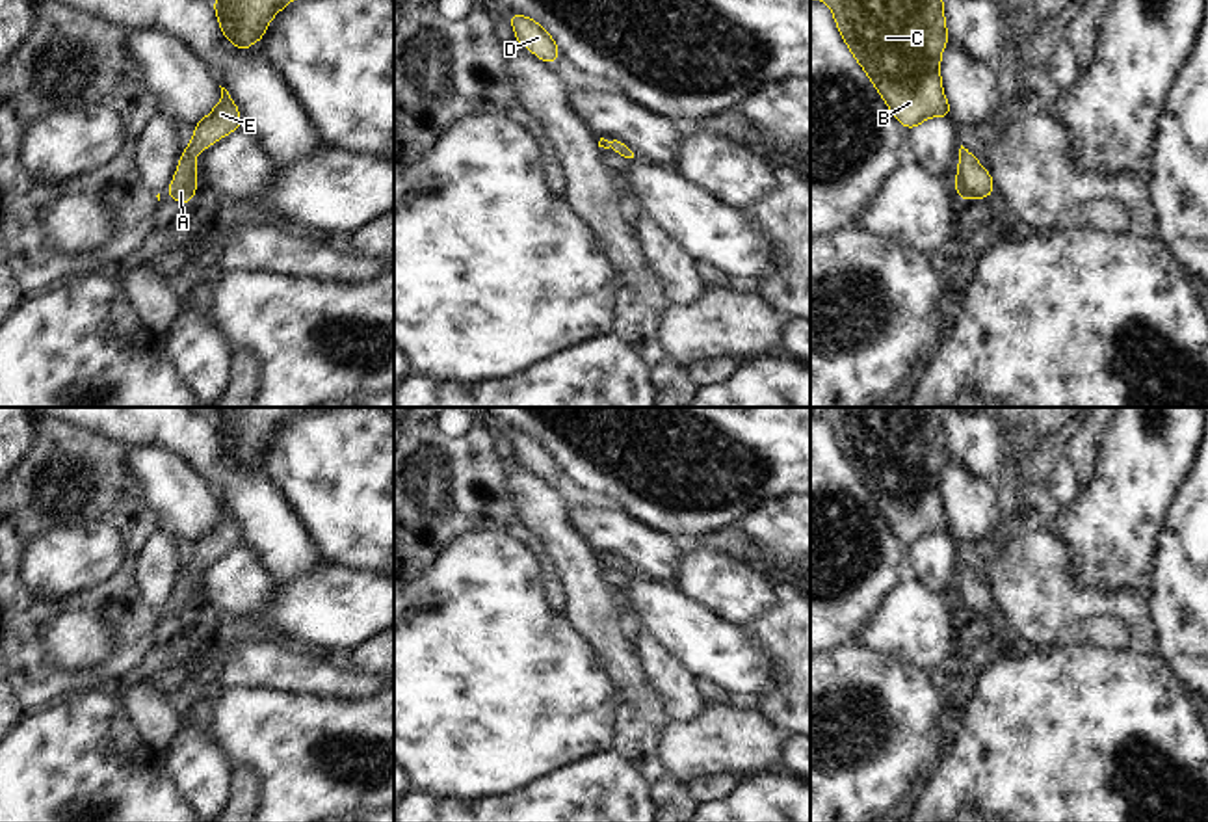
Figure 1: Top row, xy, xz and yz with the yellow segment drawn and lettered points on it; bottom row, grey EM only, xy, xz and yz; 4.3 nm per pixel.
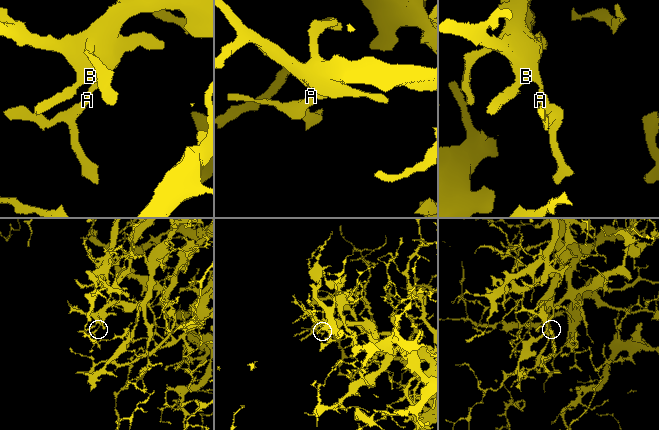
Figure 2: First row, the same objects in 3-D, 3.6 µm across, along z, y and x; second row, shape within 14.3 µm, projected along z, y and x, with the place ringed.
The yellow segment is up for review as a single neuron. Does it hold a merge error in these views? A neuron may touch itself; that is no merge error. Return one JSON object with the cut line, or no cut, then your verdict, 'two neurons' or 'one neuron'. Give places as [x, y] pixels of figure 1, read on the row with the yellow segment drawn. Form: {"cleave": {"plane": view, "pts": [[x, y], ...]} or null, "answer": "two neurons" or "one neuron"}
{"cleave": null, "answer": "one neuron"}

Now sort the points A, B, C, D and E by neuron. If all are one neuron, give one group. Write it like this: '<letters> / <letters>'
A B C D E

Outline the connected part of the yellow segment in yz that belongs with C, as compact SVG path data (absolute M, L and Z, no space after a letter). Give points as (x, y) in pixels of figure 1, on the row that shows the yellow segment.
M823 0L847 48L885 99L892 117L914 130L922 121L940 115L952 119L942 93L940 56L950 35L944 0Z

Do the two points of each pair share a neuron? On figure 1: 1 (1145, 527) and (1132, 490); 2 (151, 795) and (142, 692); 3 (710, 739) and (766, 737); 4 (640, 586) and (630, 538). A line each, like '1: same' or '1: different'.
1: same
2: different
3: same
4: different

